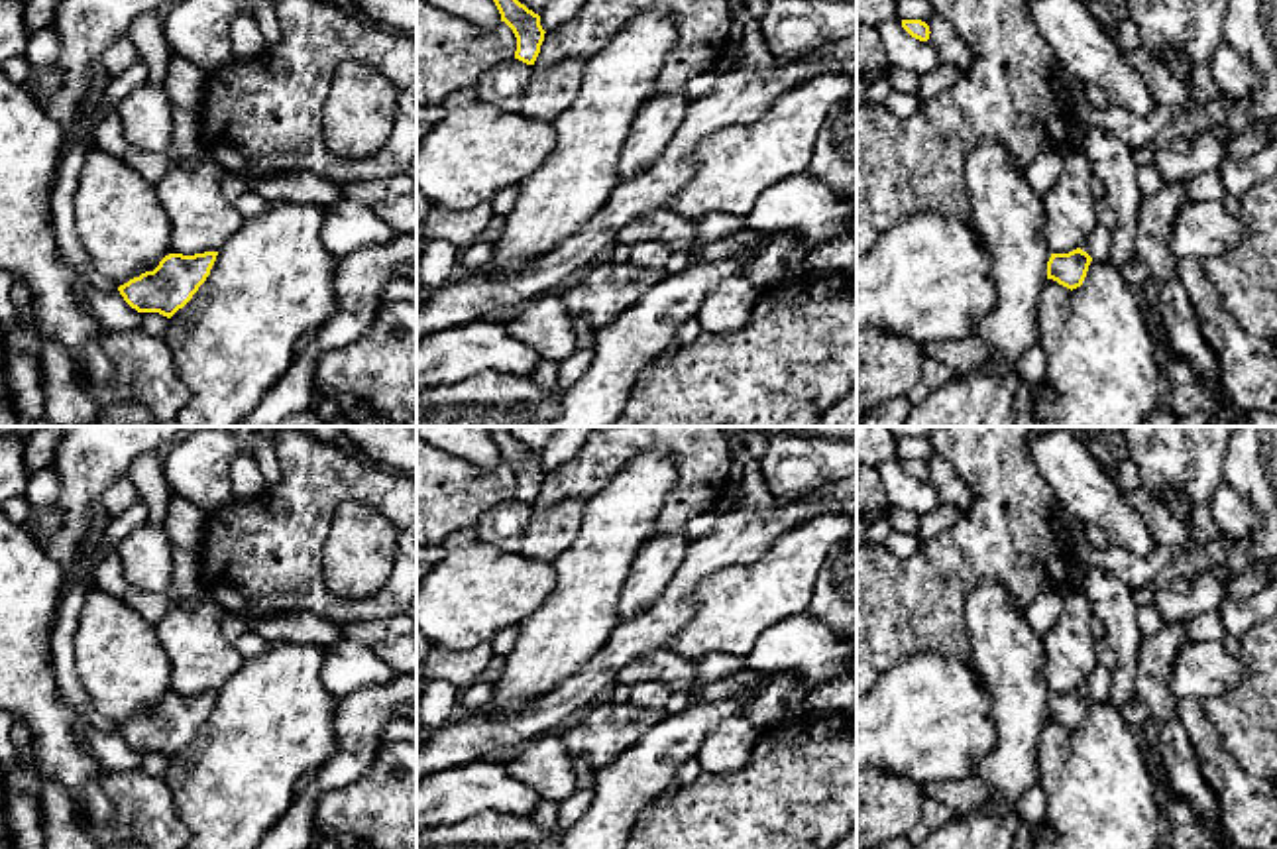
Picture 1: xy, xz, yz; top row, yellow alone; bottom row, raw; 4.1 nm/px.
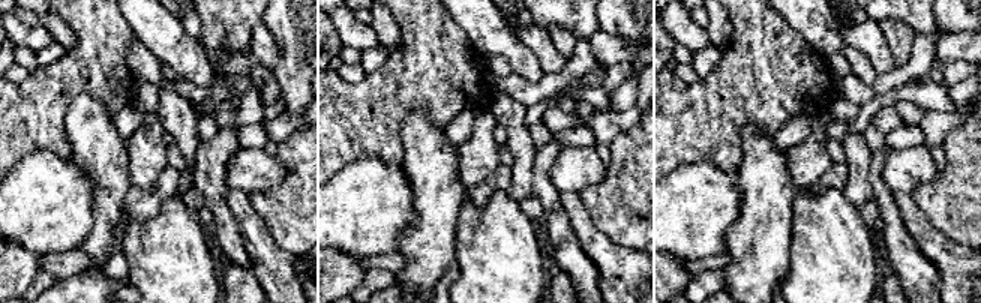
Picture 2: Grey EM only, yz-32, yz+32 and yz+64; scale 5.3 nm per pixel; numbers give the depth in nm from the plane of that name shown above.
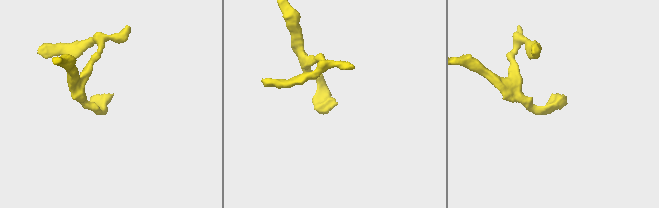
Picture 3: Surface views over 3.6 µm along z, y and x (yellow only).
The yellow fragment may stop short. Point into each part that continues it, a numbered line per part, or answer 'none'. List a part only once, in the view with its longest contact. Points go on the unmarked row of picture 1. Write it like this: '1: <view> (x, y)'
1: yz (1099, 682)

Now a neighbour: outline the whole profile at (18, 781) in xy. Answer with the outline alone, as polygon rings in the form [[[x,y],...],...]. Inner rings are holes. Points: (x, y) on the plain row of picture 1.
[[[14,766],[4,774],[6,792],[33,794],[41,802],[41,774],[37,768]]]

